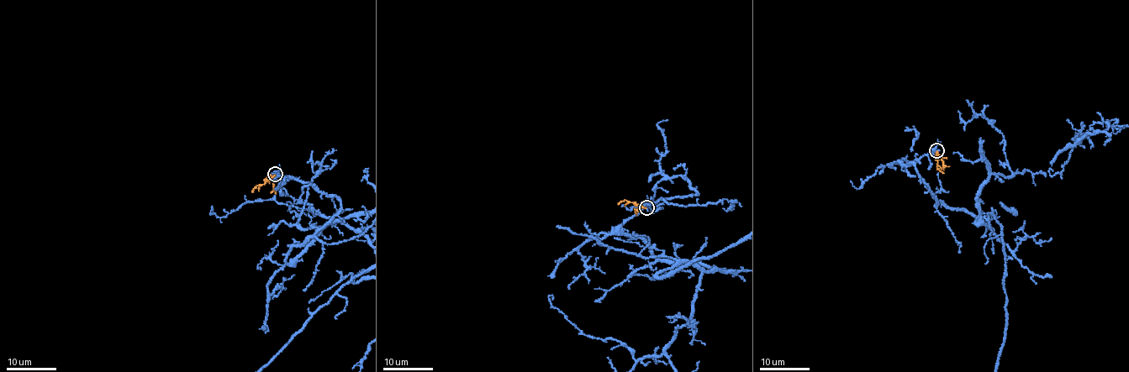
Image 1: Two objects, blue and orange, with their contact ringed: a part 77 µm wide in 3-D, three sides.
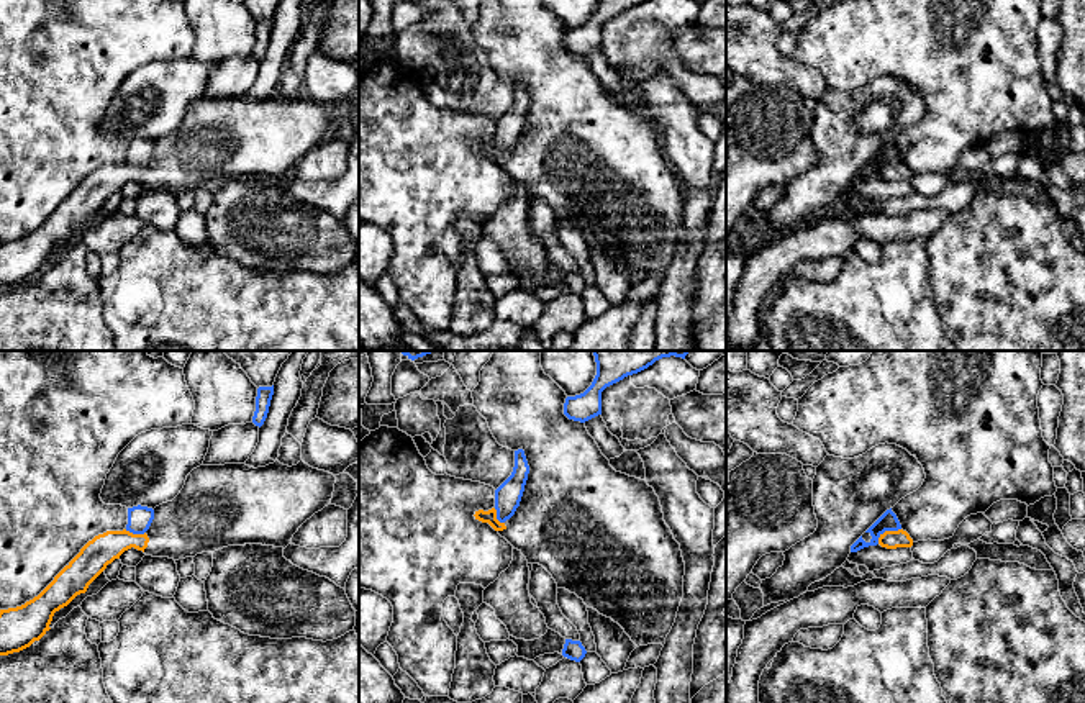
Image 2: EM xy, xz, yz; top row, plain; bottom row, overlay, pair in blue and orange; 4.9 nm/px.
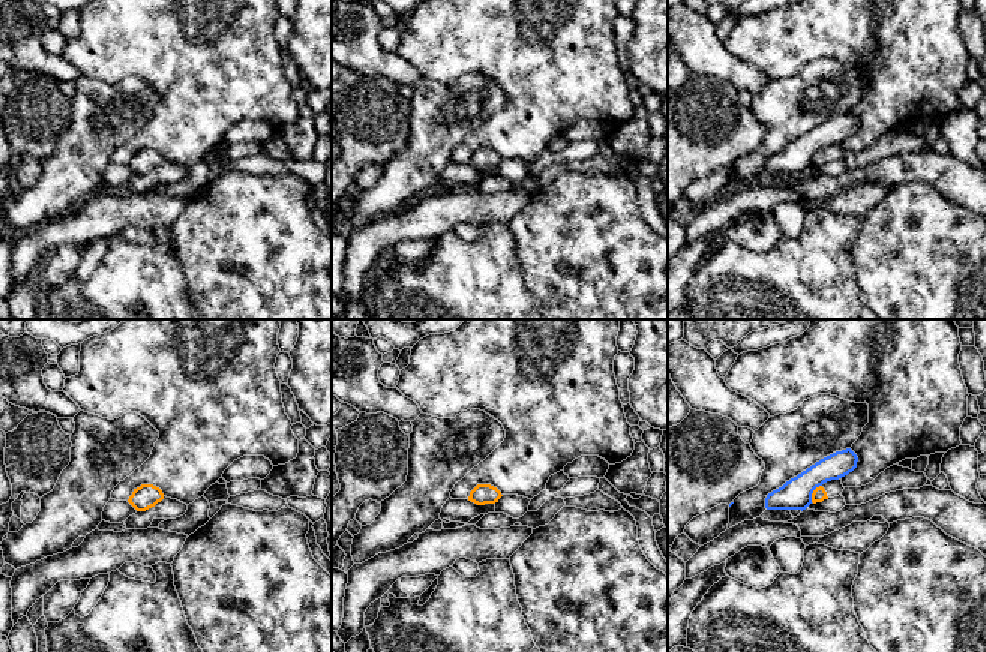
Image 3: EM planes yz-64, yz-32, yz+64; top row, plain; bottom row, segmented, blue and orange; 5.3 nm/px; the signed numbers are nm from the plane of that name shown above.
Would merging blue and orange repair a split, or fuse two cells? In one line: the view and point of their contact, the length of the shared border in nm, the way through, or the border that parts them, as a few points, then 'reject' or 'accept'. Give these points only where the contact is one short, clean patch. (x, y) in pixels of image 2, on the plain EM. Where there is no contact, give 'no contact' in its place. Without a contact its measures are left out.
yz (887, 163) | 140 nm | along yz (900, 161), (885, 164), (877, 176) | reject

